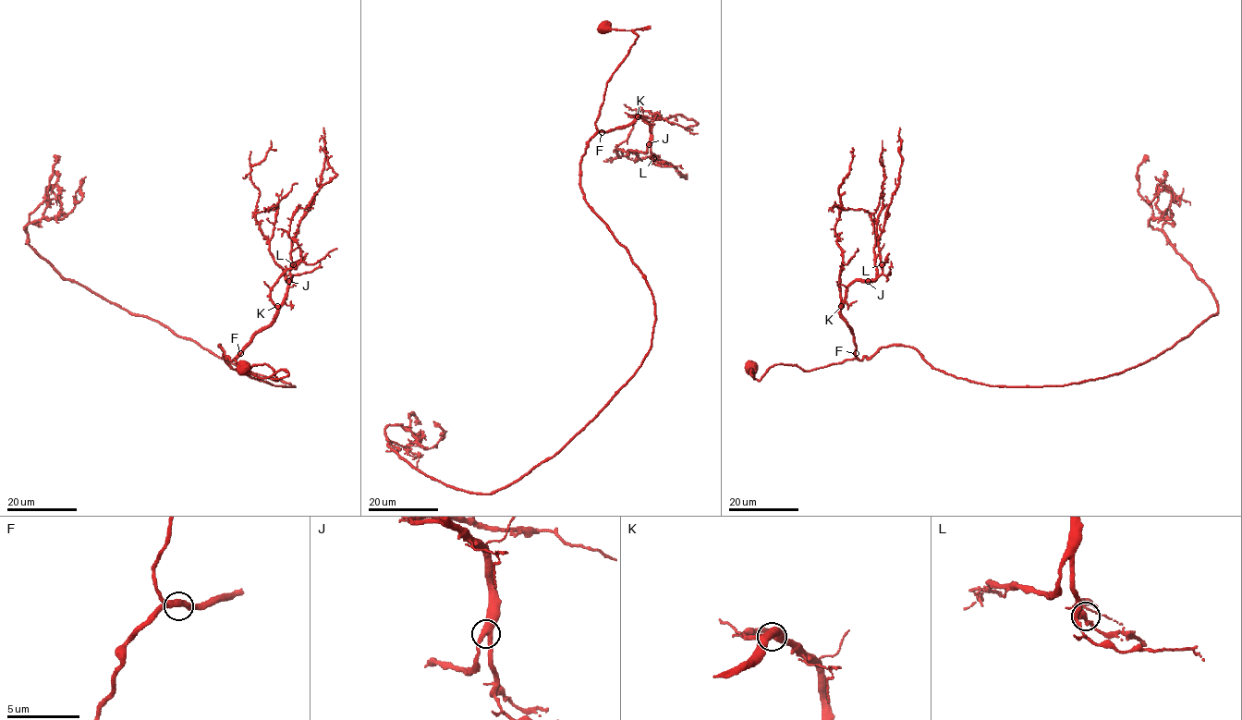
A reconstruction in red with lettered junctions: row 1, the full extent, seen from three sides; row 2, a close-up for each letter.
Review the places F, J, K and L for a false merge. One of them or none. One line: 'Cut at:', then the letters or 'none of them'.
Cut at: none of them

